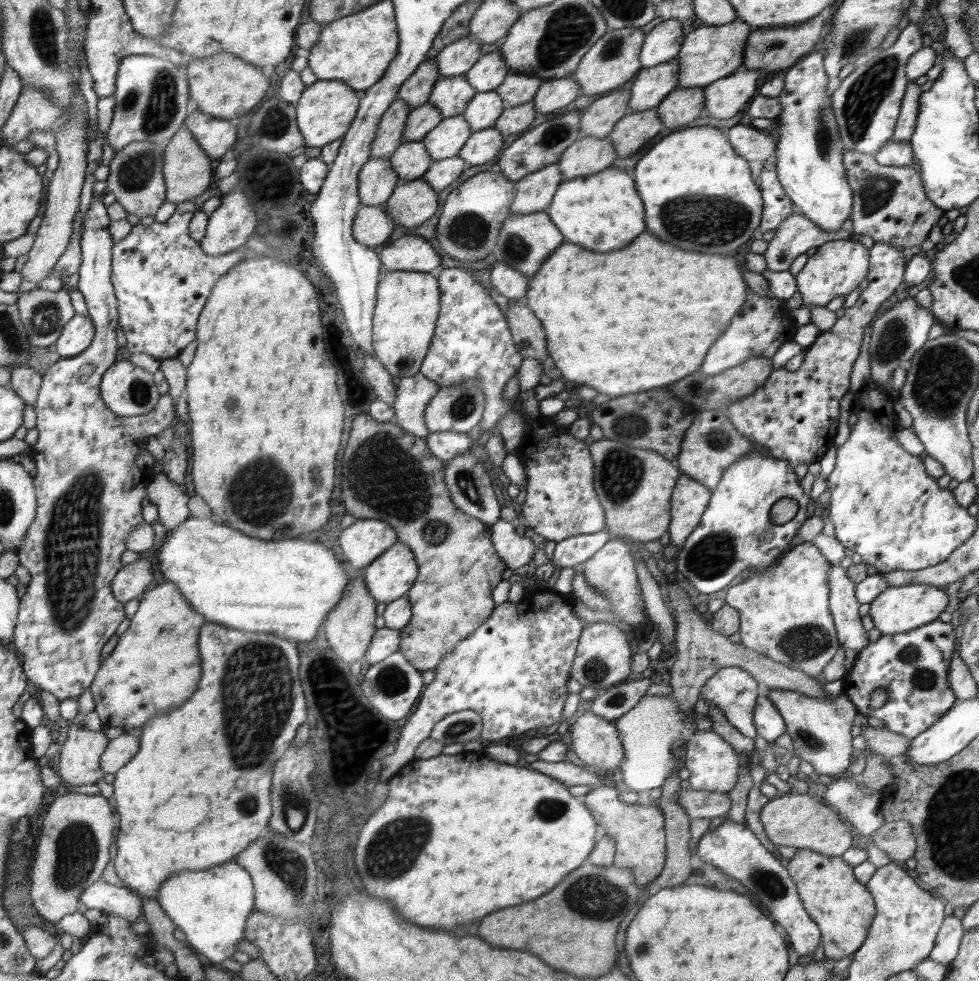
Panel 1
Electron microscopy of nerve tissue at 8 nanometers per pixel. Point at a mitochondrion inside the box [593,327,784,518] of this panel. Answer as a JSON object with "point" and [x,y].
{"point":[621,474]}

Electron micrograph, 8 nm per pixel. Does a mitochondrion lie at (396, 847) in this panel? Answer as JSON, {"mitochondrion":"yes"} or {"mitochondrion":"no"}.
{"mitochondrion":"yes"}

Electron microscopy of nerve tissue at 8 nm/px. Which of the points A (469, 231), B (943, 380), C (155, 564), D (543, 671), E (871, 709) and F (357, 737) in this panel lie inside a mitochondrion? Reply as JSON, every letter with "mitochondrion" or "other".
{"A":"mitochondrion","B":"mitochondrion","C":"other","D":"other","E":"other","F":"other"}

